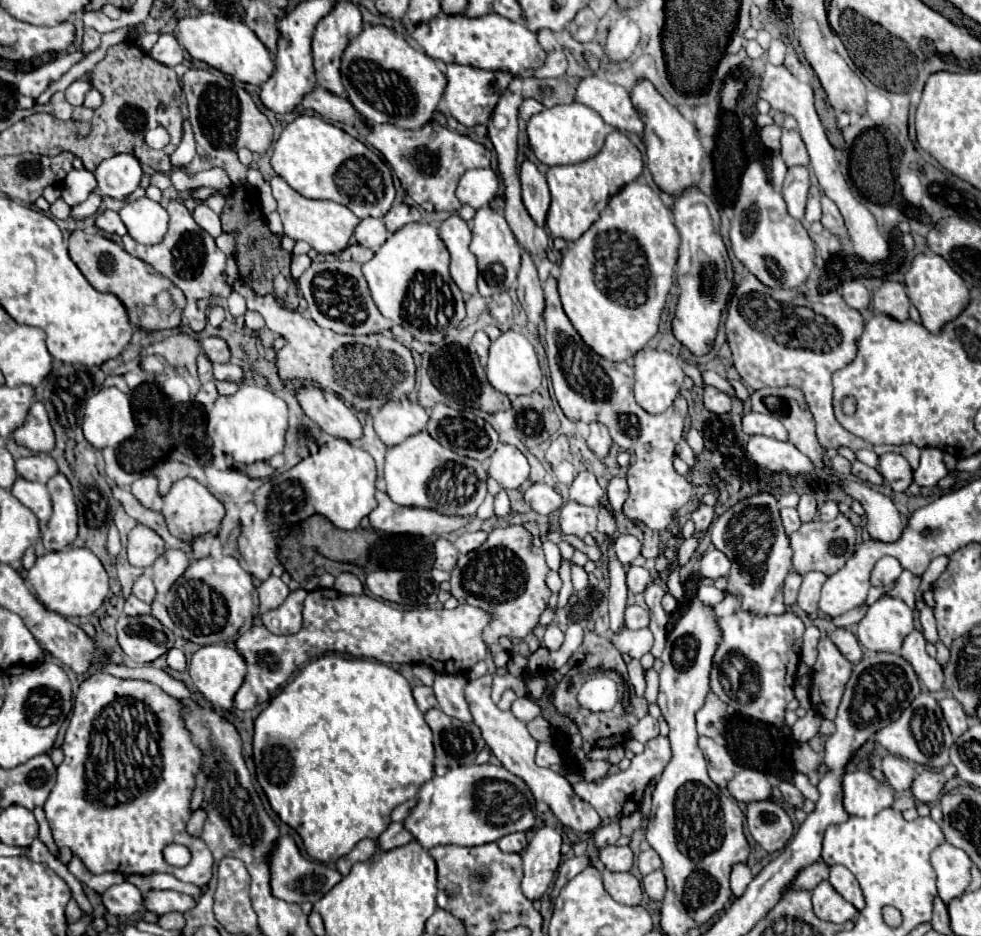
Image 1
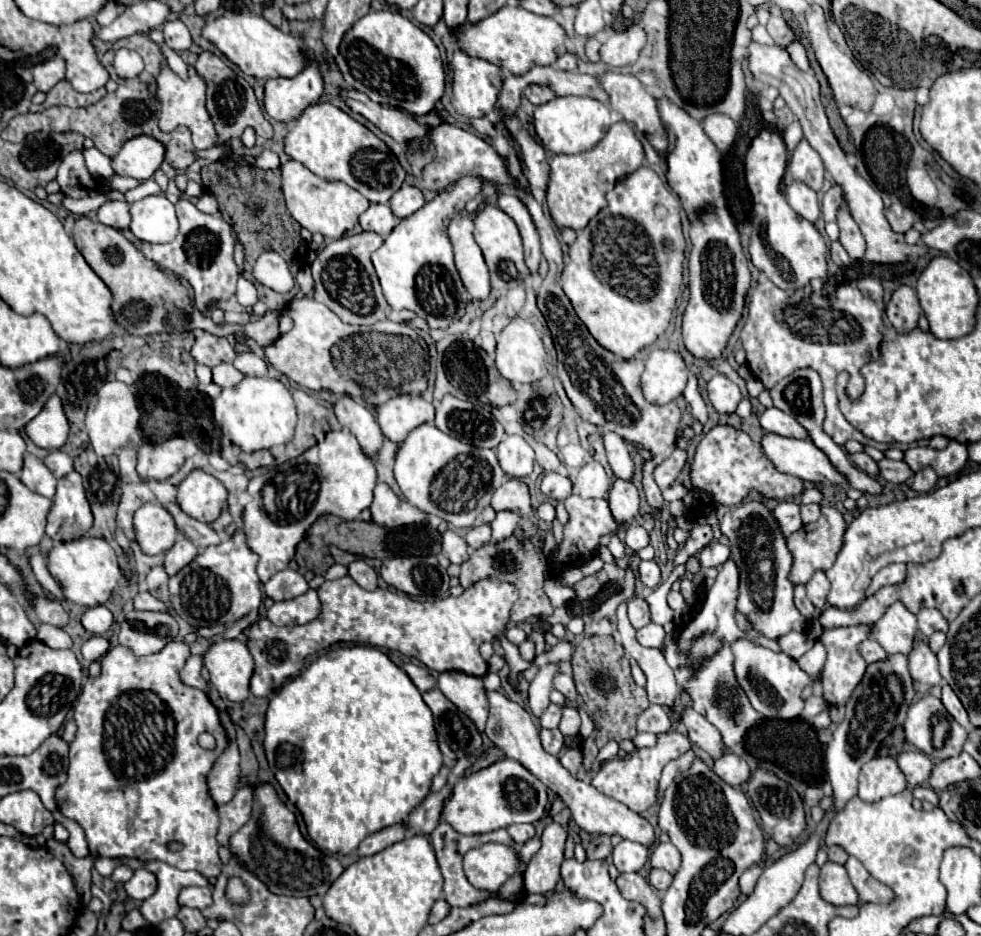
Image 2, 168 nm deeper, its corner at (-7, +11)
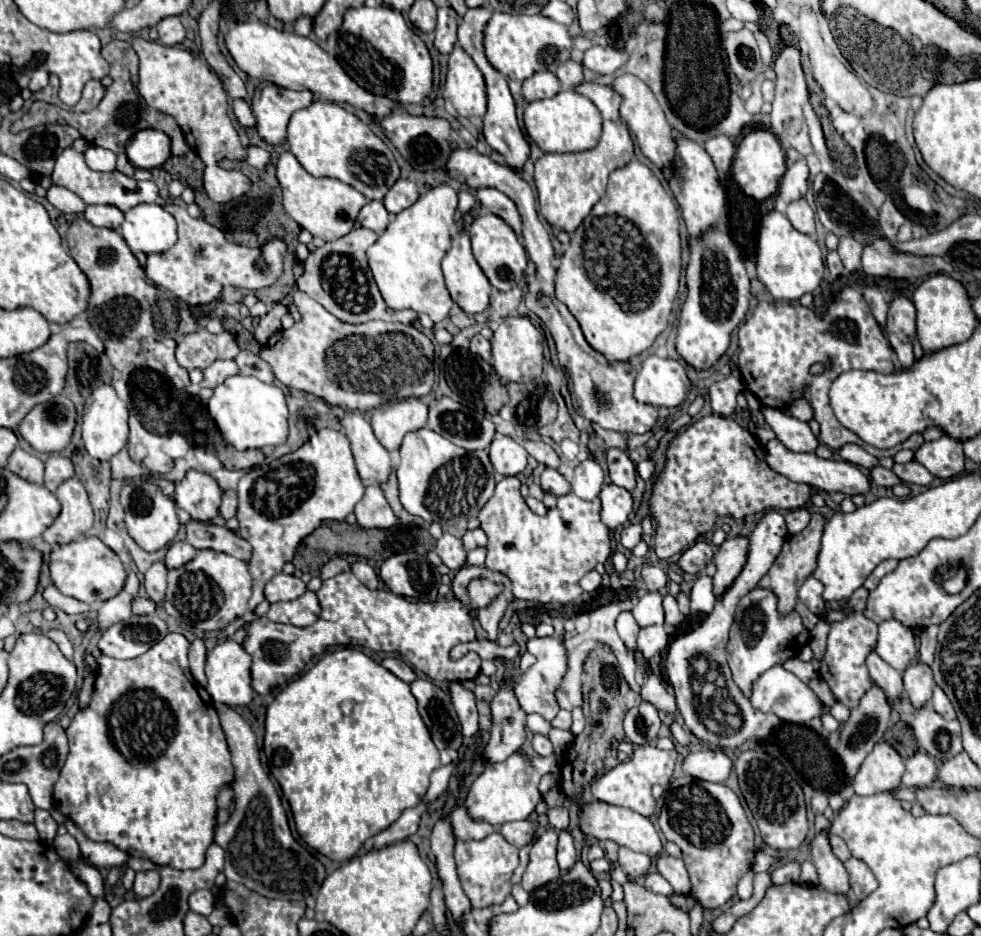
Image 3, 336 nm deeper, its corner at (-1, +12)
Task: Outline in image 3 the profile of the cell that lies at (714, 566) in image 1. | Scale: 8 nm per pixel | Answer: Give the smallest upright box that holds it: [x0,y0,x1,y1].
[678,540,714,574]

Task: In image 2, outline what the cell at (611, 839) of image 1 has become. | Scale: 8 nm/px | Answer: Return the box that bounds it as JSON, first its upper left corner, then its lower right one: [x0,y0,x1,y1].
[586,835,612,859]

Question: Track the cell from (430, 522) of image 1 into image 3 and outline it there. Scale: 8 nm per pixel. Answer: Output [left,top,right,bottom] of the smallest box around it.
[354,486,398,528]

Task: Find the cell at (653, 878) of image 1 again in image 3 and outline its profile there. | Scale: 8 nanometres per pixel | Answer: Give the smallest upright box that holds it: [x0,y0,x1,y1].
[644,872,674,896]

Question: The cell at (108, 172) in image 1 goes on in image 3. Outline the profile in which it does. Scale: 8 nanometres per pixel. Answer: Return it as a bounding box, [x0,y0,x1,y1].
[126,130,170,168]

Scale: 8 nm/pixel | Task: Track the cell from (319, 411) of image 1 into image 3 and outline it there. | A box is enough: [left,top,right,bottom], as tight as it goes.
[342,412,392,484]

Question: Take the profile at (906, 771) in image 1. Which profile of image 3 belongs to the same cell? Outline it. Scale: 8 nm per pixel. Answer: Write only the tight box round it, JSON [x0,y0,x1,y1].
[902,752,938,788]

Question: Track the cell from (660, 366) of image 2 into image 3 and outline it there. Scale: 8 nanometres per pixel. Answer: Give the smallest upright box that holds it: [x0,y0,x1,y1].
[634,356,688,408]

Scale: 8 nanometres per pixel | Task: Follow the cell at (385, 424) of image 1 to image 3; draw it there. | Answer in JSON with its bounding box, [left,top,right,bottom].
[370,398,428,452]

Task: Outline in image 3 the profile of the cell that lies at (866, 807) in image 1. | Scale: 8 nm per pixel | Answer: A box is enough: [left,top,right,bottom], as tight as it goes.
[852,740,904,796]

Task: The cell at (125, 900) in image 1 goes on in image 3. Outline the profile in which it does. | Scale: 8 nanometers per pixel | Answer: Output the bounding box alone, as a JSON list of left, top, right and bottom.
[134,870,160,896]

